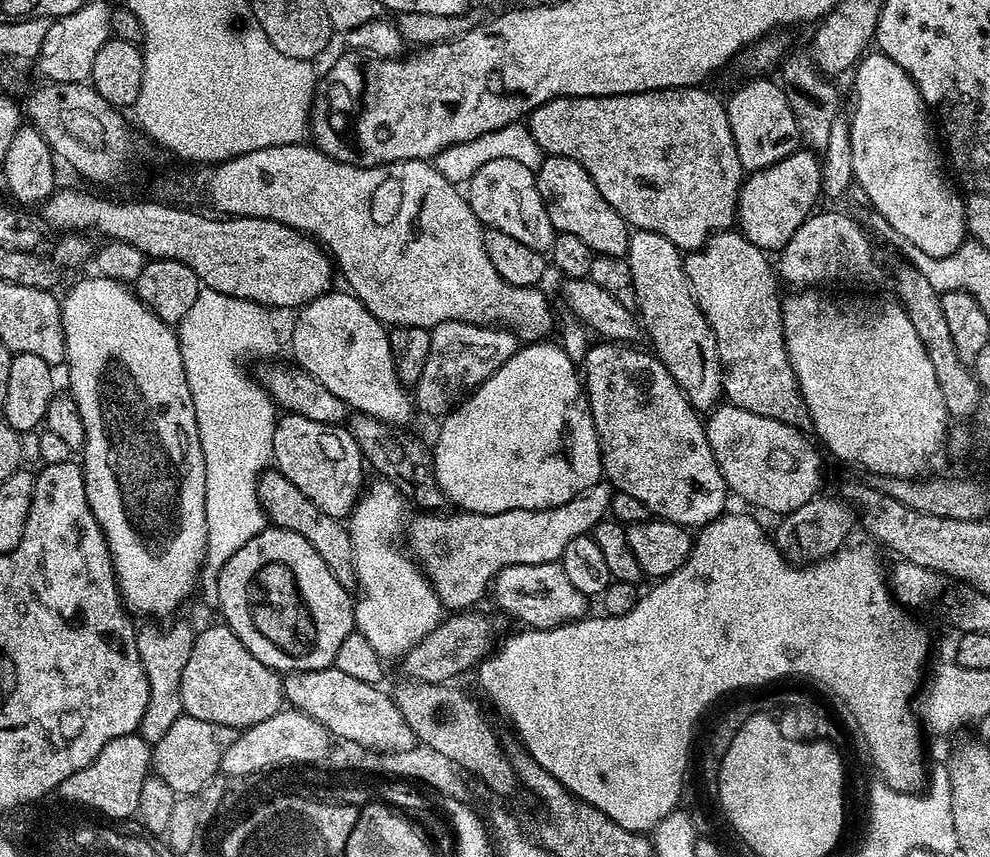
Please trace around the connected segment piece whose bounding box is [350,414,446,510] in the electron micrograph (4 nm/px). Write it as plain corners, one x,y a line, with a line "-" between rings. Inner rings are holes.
356,414
351,417
350,431
358,442
367,467
376,471
377,477
390,481
404,497
405,501
417,504
420,510
440,510
446,504
443,490
436,481
436,471
432,465
432,452
416,436
395,424
387,424
373,416

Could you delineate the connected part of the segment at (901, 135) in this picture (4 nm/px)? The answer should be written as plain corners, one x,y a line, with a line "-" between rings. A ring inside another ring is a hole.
879,50
861,56
851,76
852,116
849,115
847,121
855,187
864,191
861,192
863,199
878,214
882,214
882,218
886,218
889,229
893,233
897,232
905,245
918,246
922,254
930,254
932,258
944,258
946,254
952,254
966,239
968,220
964,216
964,197
953,177
946,171
941,145
939,148
932,141
932,128
928,125
930,112
918,86
910,74
906,74
906,70
894,62
894,58
886,58
886,54

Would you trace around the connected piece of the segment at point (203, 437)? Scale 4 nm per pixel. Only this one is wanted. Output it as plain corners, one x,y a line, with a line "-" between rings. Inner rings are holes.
201,287
198,298
194,298
194,306
186,310
176,328
186,382
194,398
202,458
206,462
206,554
200,568
198,597
212,610
220,606
218,578
222,566
266,526
258,482
261,472
273,463
278,409
263,386
244,373
240,359
243,356
275,357
272,355
280,348
280,336
272,325
272,316
263,304

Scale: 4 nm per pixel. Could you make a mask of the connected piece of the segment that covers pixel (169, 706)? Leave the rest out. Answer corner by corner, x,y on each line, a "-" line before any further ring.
173,619
171,622
173,624
168,624
165,628
159,628
159,623
156,622
148,622
145,628
141,627
139,631
136,633
136,645
138,646
138,654
140,655
140,661
142,662
142,666
146,670
146,678
148,679
148,685
150,686
150,698
148,699
148,705
146,706
146,714
142,714
142,722
140,723
138,734
143,738
143,740
147,740
149,742
155,742
162,738
162,734
166,734
166,730
170,730
170,726
174,726
174,722
180,717
180,715
184,712
184,707
182,706
182,670
186,670
186,662
190,658
190,650
194,646
194,642
196,641
196,633
197,629
195,627
191,628
190,625
187,624
184,620
176,620

